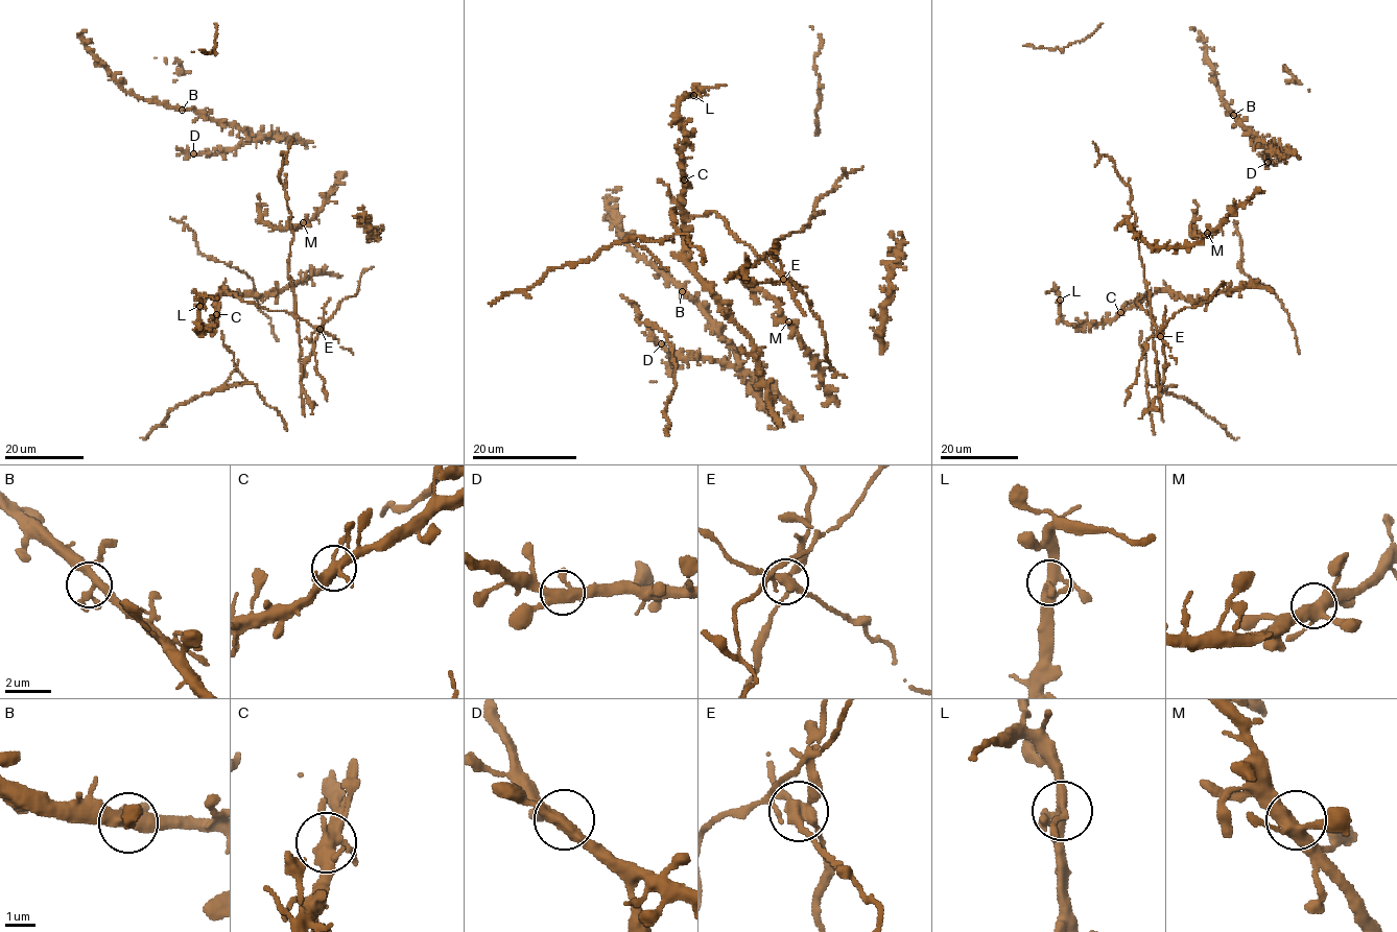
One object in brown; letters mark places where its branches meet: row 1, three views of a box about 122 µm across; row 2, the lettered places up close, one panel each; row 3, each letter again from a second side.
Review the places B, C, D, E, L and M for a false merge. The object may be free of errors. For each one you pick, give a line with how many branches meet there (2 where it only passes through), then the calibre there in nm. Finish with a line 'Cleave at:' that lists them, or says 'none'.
E: 4 branches meet; 360 nm thick
Cleave at: E

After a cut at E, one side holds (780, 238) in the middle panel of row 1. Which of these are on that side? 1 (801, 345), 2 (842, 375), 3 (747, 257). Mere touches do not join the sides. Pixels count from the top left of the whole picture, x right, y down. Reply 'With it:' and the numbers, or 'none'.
With it: 2, 3

